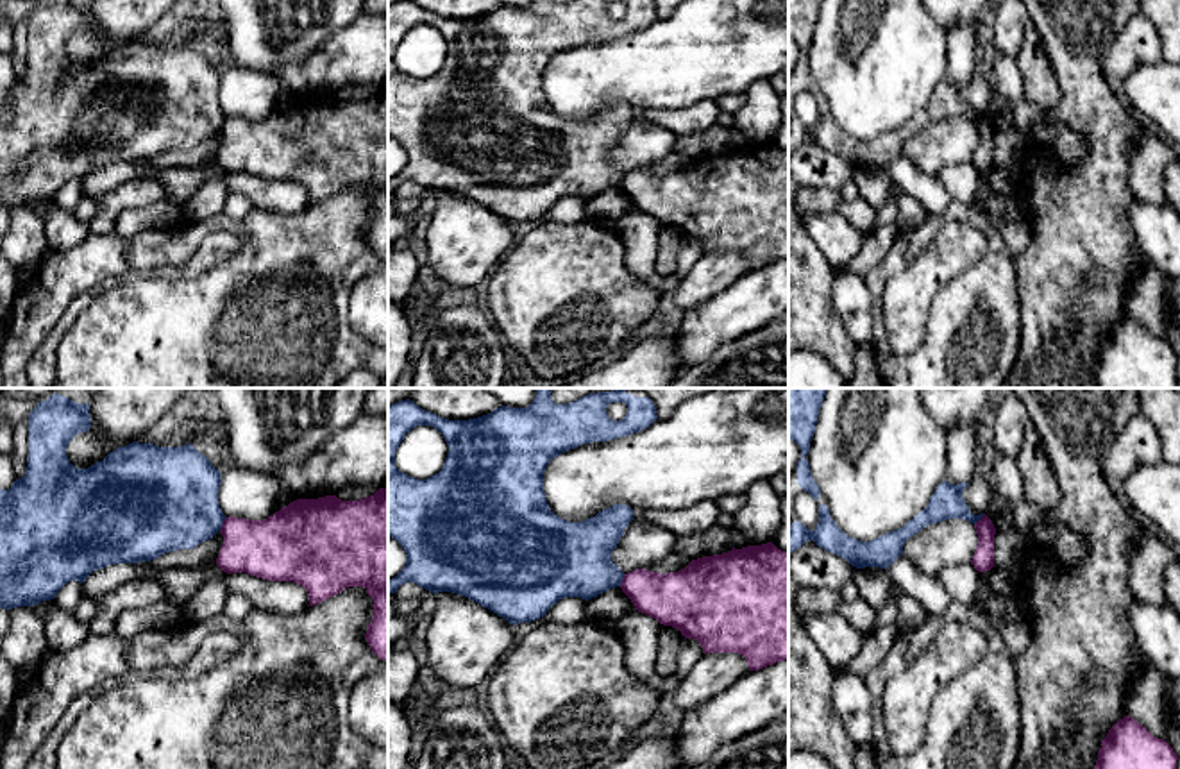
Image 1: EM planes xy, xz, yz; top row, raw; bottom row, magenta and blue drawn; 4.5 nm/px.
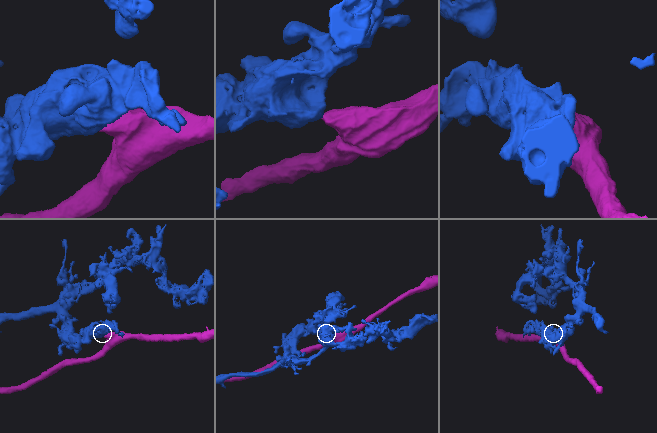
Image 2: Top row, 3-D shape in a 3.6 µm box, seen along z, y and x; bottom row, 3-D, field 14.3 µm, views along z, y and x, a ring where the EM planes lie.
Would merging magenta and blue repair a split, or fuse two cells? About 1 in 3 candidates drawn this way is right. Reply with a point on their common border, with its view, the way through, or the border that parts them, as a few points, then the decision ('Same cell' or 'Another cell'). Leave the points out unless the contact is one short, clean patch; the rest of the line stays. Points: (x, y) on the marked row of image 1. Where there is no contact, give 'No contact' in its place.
Touches magenta at xy (222, 524). Boundary: xy (226, 517), (219, 530). Another cell

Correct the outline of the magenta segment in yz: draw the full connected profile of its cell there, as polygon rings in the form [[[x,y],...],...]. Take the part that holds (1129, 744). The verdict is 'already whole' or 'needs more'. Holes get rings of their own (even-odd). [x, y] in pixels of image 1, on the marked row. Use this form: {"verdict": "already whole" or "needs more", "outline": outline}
{"verdict": "already whole", "outline": [[[1130,715],[1101,740],[1094,769],[1176,769],[1178,755]]]}

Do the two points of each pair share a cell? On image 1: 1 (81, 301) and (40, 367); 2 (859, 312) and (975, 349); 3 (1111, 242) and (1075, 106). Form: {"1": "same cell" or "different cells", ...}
{"1": "same cell", "2": "different cells", "3": "same cell"}

